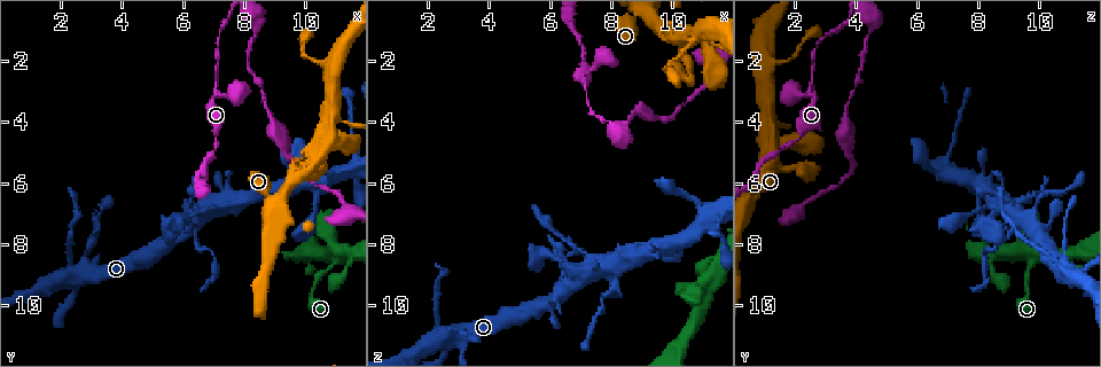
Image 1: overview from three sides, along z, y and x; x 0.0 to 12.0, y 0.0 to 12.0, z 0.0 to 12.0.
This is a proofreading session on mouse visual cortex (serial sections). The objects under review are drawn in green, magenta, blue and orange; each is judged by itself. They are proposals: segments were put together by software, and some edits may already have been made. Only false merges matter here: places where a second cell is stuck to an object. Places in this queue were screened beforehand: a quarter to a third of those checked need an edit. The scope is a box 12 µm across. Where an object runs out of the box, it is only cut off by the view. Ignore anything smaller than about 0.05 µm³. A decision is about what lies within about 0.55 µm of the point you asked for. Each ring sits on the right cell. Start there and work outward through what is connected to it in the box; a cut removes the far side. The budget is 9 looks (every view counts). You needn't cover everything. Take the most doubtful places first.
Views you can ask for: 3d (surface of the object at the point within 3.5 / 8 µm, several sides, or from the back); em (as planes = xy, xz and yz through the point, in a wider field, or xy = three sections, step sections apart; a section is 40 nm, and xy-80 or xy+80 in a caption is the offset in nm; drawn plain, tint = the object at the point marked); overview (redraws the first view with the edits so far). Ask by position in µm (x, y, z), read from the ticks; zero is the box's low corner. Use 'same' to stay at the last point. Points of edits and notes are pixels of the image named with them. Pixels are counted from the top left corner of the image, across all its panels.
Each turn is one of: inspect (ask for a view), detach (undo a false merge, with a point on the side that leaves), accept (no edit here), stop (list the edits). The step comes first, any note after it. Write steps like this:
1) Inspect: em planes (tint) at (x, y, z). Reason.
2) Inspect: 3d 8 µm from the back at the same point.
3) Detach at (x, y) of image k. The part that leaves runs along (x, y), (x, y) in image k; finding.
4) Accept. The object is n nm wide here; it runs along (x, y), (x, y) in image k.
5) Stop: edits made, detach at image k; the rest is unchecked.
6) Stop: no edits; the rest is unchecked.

Inspect: 3d 3.5 µm at (7.1, 2.5, 2.5). Three-way junction.

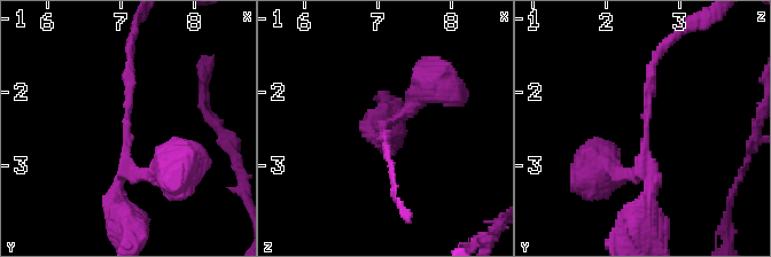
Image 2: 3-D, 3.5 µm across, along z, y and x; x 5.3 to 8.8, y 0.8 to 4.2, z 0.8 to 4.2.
Inspect: em xy step 2 (plain) at (7.05, 2.55, 2.55).

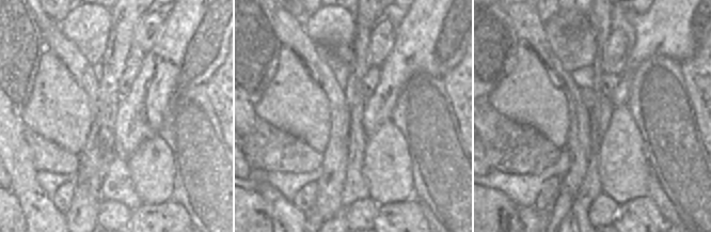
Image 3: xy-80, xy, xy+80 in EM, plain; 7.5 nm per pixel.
Inspect: em xy step 2 (tint) at the same point.

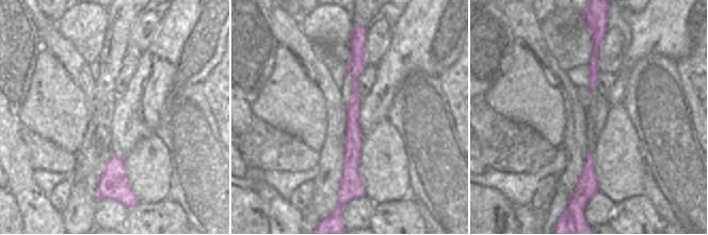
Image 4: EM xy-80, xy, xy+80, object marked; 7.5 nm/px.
Accept. The arms are 150, 150, 200 nm wide; it runs along (116, 203), (126, 169), (130, 55) in image 2; one cell here.

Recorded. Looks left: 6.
Inspect: 3d 8 µm at (6.5, 7.4, 9.3). Three arms meet.

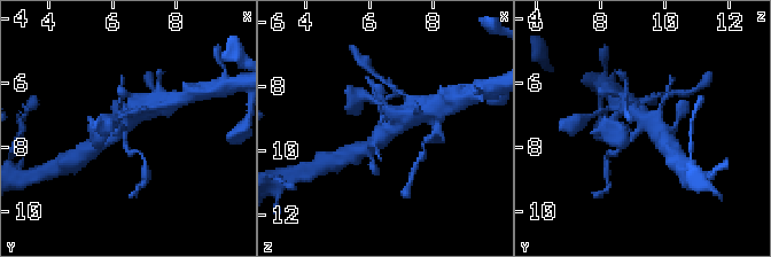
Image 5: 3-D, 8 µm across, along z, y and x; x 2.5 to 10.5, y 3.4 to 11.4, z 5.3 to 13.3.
Inspect: em xy step 5 (tint) at (6.5, 7.4, 9.3).

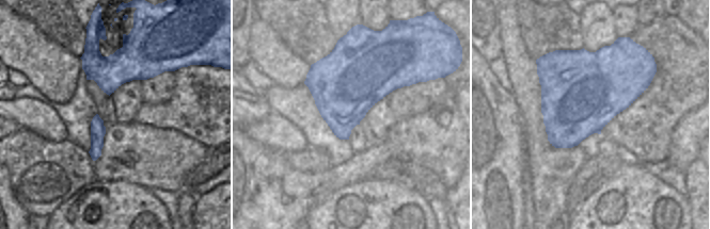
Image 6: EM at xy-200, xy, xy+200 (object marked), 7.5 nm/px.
Accept. Continuous, no second cell.

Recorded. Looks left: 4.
Inspect: 3d 3.5 µm at (2.5, 8.9, 10.9). Looks like a crossing.

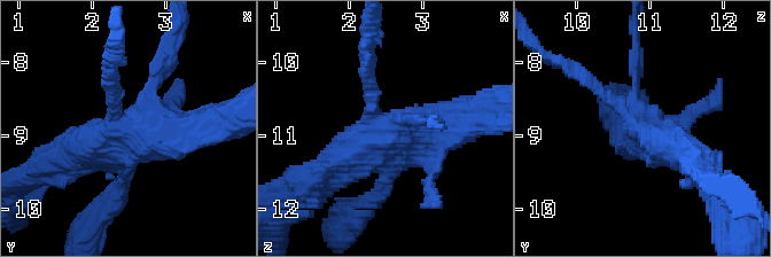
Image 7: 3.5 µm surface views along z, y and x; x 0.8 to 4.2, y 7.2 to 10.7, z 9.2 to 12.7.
Inspect: em xy step 5 (tint) at (2.45, 8.95, 10.90). Now the EM.

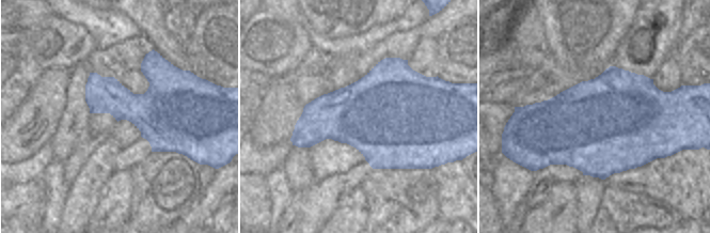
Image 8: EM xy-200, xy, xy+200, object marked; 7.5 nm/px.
Accept. It runs along (482, 114), (383, 131), (344, 161) in image 7; one cell here.

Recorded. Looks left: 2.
Stop: no edits; the rest is unchecked.

